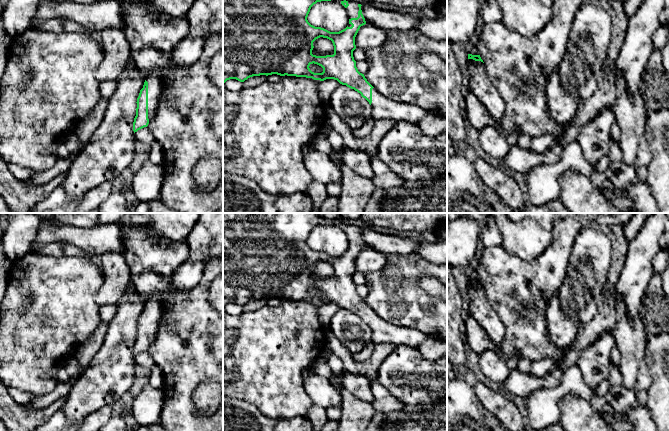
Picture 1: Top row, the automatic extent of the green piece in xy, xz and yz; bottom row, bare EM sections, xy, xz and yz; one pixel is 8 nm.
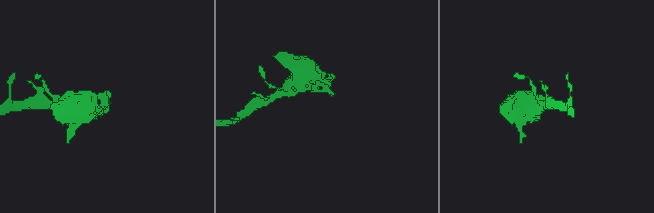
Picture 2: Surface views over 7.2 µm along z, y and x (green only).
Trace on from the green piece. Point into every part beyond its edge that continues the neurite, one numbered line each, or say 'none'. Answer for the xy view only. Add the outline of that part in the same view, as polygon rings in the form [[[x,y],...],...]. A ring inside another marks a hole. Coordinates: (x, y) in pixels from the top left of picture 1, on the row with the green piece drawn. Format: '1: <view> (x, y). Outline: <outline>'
1: xy (155, 87). Outline: [[[154,72],[146,76],[148,82],[148,119],[149,122],[155,116],[163,93],[162,74]]]

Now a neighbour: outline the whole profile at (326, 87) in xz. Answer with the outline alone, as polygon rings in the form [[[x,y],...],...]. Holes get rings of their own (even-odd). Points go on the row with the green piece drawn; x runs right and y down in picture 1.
[[[326,79],[319,83],[319,97],[323,103],[330,100],[333,91],[340,85],[337,80]]]

